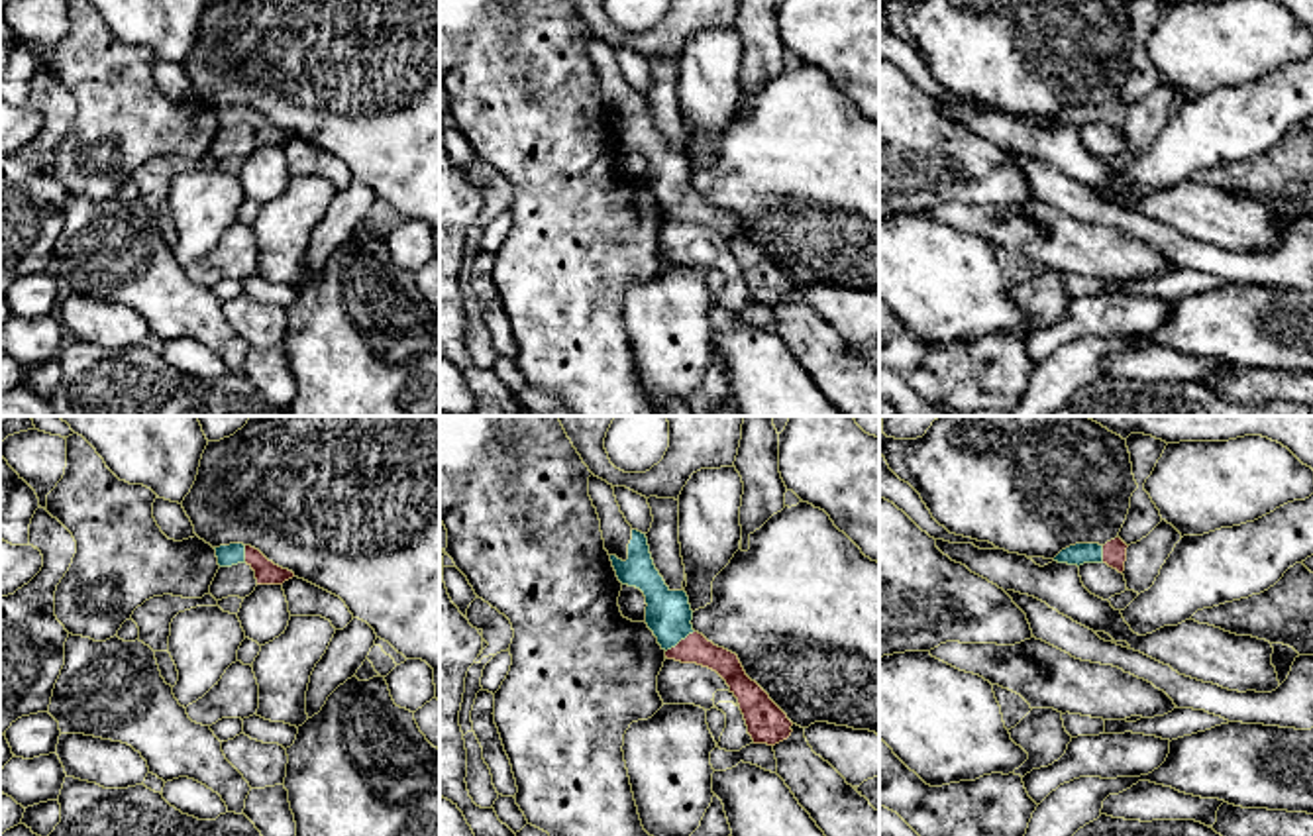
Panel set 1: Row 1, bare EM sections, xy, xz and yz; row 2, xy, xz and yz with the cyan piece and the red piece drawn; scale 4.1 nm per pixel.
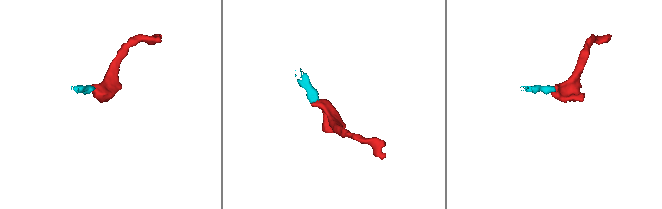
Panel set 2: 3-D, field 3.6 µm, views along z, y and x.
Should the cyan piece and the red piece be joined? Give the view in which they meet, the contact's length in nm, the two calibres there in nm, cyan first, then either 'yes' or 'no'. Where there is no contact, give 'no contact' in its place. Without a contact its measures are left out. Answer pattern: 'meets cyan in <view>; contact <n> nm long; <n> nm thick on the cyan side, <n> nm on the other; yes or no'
meets cyan in xz; contact 150 nm long; 190 nm thick on the cyan side, 120 nm on the other; yes

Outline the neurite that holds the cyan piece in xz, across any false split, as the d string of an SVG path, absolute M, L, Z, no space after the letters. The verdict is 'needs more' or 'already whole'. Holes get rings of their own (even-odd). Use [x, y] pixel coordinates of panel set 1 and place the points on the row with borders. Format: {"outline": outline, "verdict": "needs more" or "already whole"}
{"outline": "M591 475L589 496L601 520L604 549L622 585L636 587L646 597L646 624L657 638L667 659L697 663L716 671L738 699L754 744L775 746L791 736L793 722L752 681L738 655L714 646L693 630L693 610L685 591L671 591L654 565L646 534L634 530L614 496L612 485Z", "verdict": "needs more"}

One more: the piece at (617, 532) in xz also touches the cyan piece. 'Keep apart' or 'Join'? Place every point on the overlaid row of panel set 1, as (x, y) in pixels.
Join

